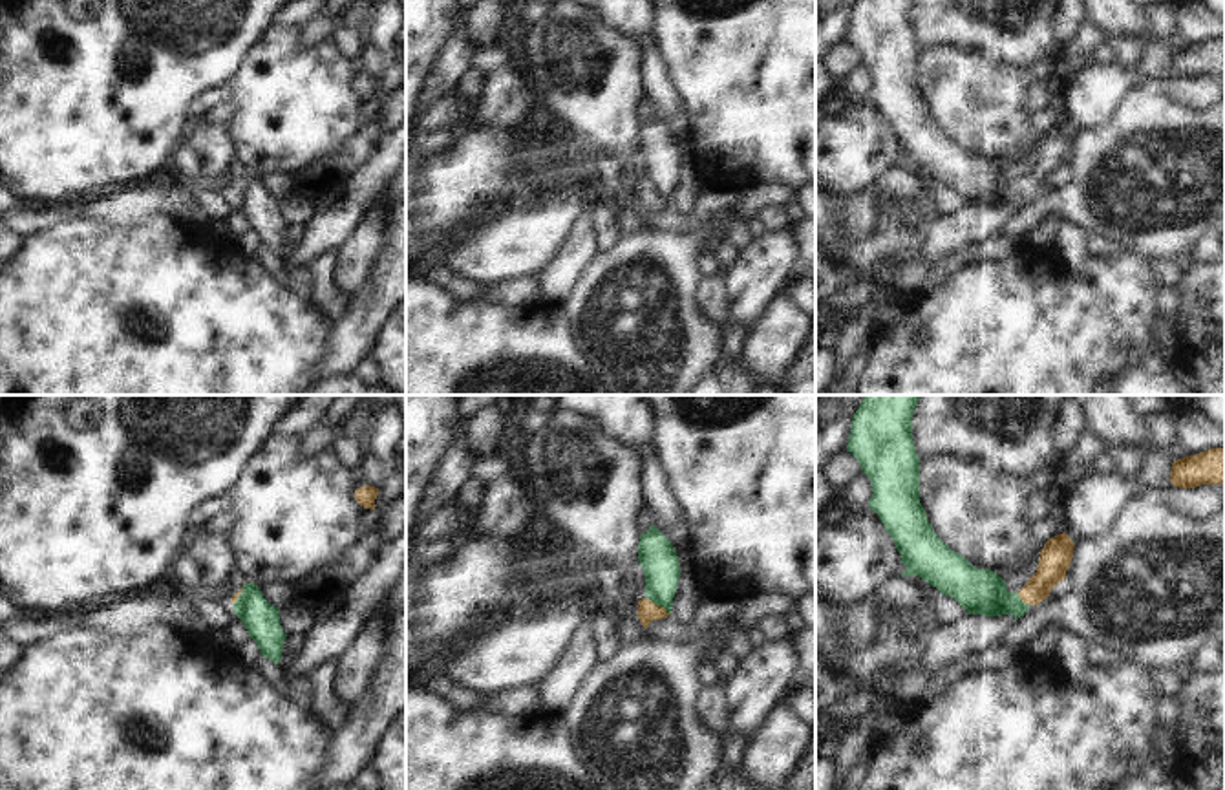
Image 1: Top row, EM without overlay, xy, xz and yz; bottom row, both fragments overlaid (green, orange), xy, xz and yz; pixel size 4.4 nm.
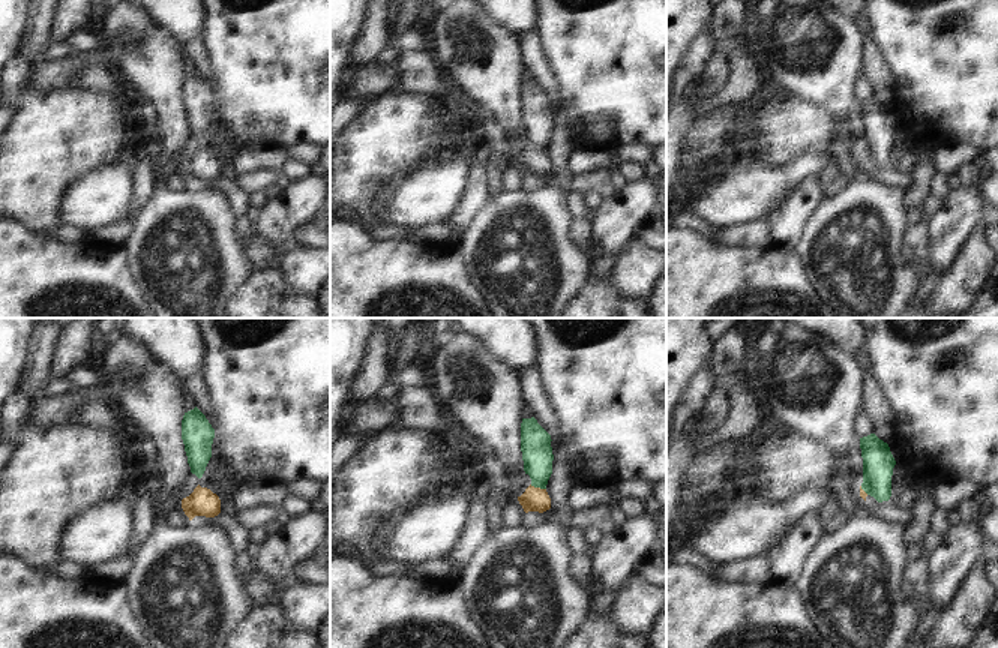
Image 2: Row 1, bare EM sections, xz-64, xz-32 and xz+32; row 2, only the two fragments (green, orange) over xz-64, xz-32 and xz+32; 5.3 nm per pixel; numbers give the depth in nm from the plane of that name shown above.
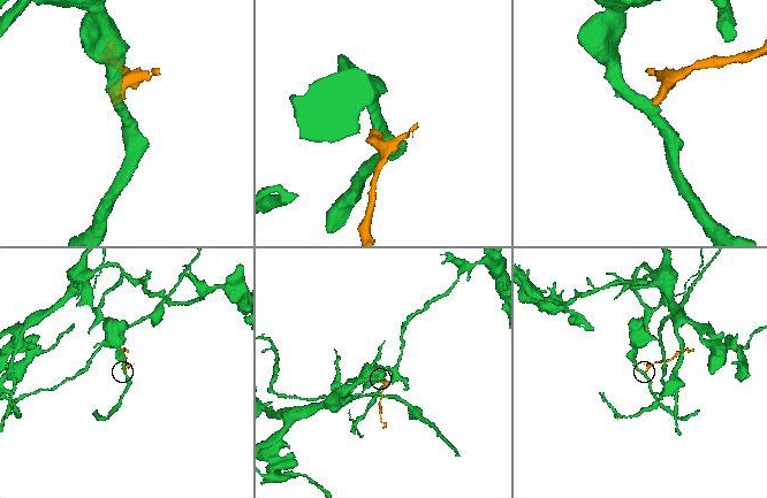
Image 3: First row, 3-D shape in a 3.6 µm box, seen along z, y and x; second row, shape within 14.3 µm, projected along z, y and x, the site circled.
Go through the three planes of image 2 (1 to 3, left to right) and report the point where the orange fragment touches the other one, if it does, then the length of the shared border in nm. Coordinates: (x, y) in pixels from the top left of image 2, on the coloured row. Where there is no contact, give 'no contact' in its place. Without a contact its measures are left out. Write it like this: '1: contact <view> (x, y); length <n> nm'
1: no contact
2: contact xz-32 (538, 486); length 90 nm
3: contact xz+32 (865, 491); length 60 nm

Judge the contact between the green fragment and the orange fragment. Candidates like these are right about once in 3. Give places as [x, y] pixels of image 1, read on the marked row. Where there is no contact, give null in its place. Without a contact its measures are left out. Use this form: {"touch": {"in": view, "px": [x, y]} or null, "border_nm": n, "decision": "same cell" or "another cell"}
{"touch": {"in": "xz", "px": [659, 604]}, "border_nm": 130, "decision": "another cell"}

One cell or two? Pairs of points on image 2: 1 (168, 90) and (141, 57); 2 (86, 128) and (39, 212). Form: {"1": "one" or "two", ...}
{"1": "one", "2": "one"}

